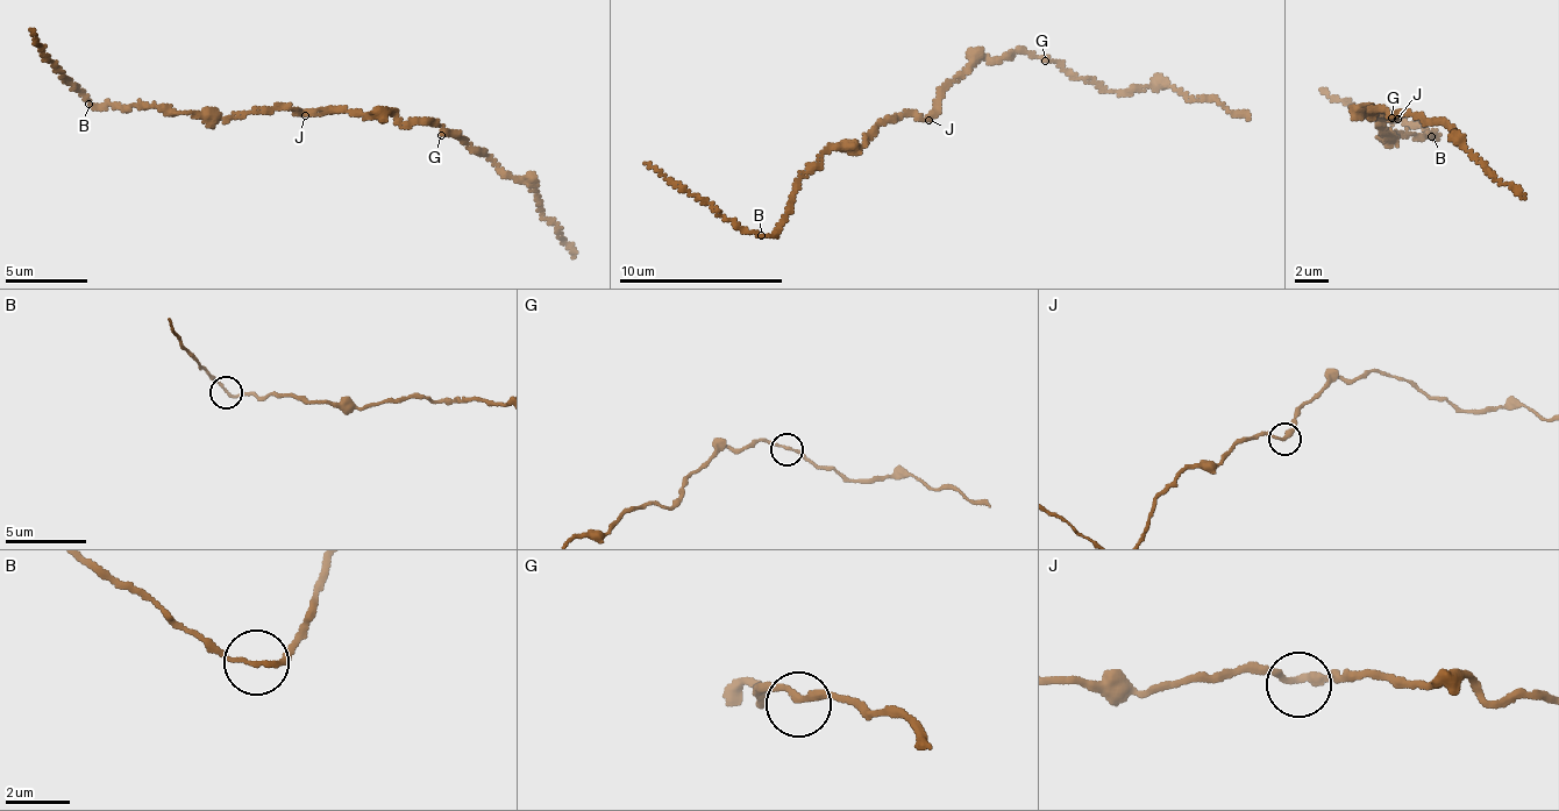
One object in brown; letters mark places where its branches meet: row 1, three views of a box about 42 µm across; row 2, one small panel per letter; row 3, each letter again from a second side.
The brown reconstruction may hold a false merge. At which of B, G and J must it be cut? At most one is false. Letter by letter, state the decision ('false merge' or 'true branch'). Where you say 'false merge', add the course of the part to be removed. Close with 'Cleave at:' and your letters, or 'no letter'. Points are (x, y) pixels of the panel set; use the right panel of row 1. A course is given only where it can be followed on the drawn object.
B: true branch
G: true branch
J: true branch
Cleave at: no letter

